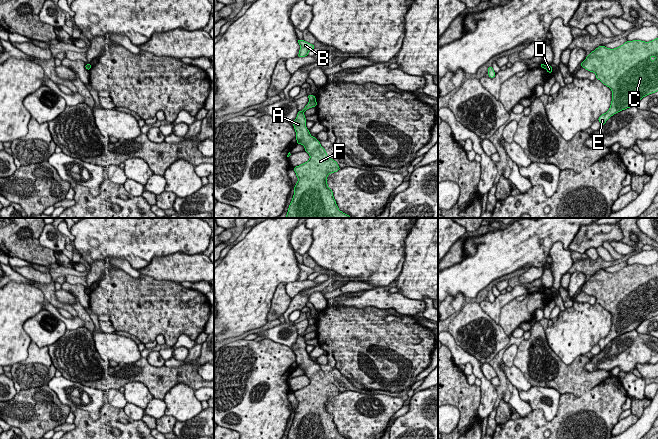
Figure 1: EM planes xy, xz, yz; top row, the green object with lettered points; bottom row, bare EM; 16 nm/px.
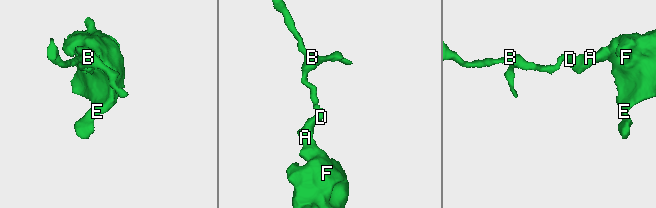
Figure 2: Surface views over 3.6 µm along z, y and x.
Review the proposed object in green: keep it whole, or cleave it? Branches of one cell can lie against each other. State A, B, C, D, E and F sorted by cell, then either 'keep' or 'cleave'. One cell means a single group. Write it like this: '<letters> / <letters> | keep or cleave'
A C D E F / B | cleave

